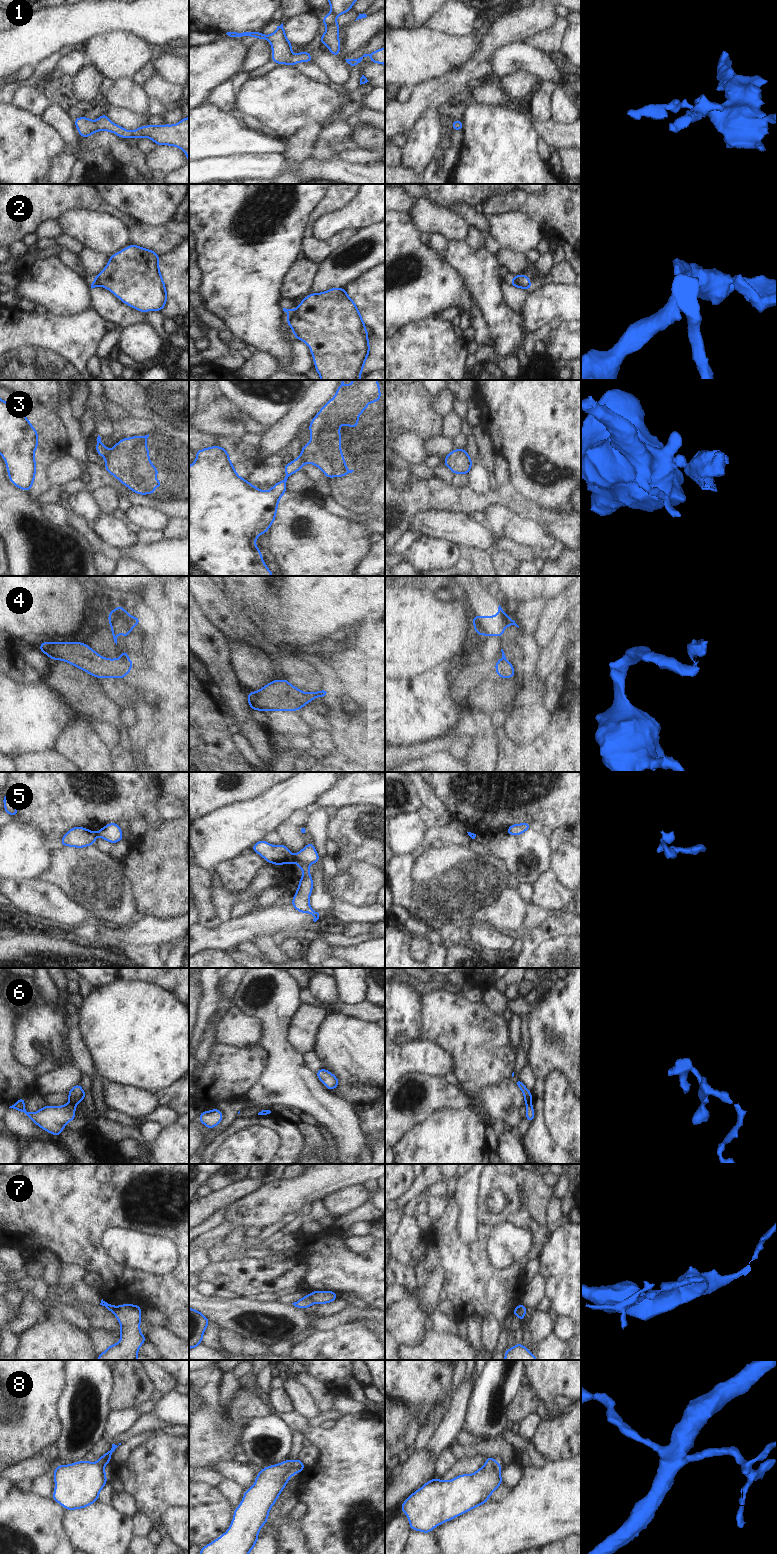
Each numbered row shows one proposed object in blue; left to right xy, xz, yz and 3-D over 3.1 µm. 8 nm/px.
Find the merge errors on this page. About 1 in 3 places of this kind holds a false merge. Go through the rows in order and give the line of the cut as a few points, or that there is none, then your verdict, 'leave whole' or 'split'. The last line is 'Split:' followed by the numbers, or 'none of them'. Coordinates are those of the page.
1: cut none; leave whole
2: cut xz (296, 309), (288, 316); split
3: cut xy (110, 450), (104, 457); split
4: cut xz (325, 694), (318, 696); split
5: cut xz (292, 855), (295, 861); split
6: cut xy (69, 1102), (75, 1105); split
7: cut xz (309, 1294), (314, 1302); split
8: cut none; leave whole
Split: 2, 3, 4, 5, 6, 7

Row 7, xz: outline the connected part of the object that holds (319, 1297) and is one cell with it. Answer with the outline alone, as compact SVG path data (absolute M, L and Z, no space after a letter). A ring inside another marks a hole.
M313 1291L311 1298L316 1304L326 1304L337 1299L337 1293L332 1291Z

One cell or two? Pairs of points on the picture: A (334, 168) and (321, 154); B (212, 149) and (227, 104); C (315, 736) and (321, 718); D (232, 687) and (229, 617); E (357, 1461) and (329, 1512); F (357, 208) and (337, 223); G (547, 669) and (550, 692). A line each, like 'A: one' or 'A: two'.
A: two
B: two
C: two
D: two
E: one
F: one
G: two

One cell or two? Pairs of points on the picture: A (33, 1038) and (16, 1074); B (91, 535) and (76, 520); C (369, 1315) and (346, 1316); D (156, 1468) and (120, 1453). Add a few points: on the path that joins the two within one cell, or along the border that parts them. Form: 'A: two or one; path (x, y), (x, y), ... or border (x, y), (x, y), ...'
A: two; border (15, 1039), (16, 1058), (33, 1069)
B: one; path (87, 531), (80, 524)
C: one; path (363, 1315), (352, 1315)
D: two; border (146, 1441), (137, 1446), (124, 1461), (117, 1463)

